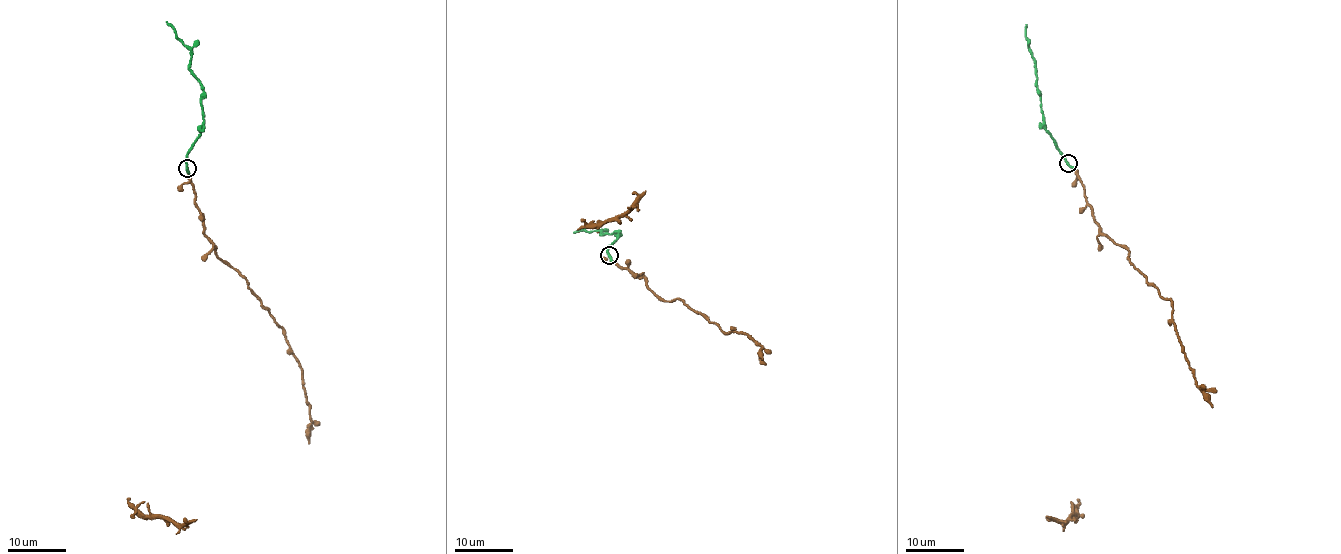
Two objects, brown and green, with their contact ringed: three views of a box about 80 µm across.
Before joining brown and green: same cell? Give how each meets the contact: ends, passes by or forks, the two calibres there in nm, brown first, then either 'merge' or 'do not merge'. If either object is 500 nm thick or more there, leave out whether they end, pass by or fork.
brown passes by; green passes by; calibres 60 and 200 nm; merge

